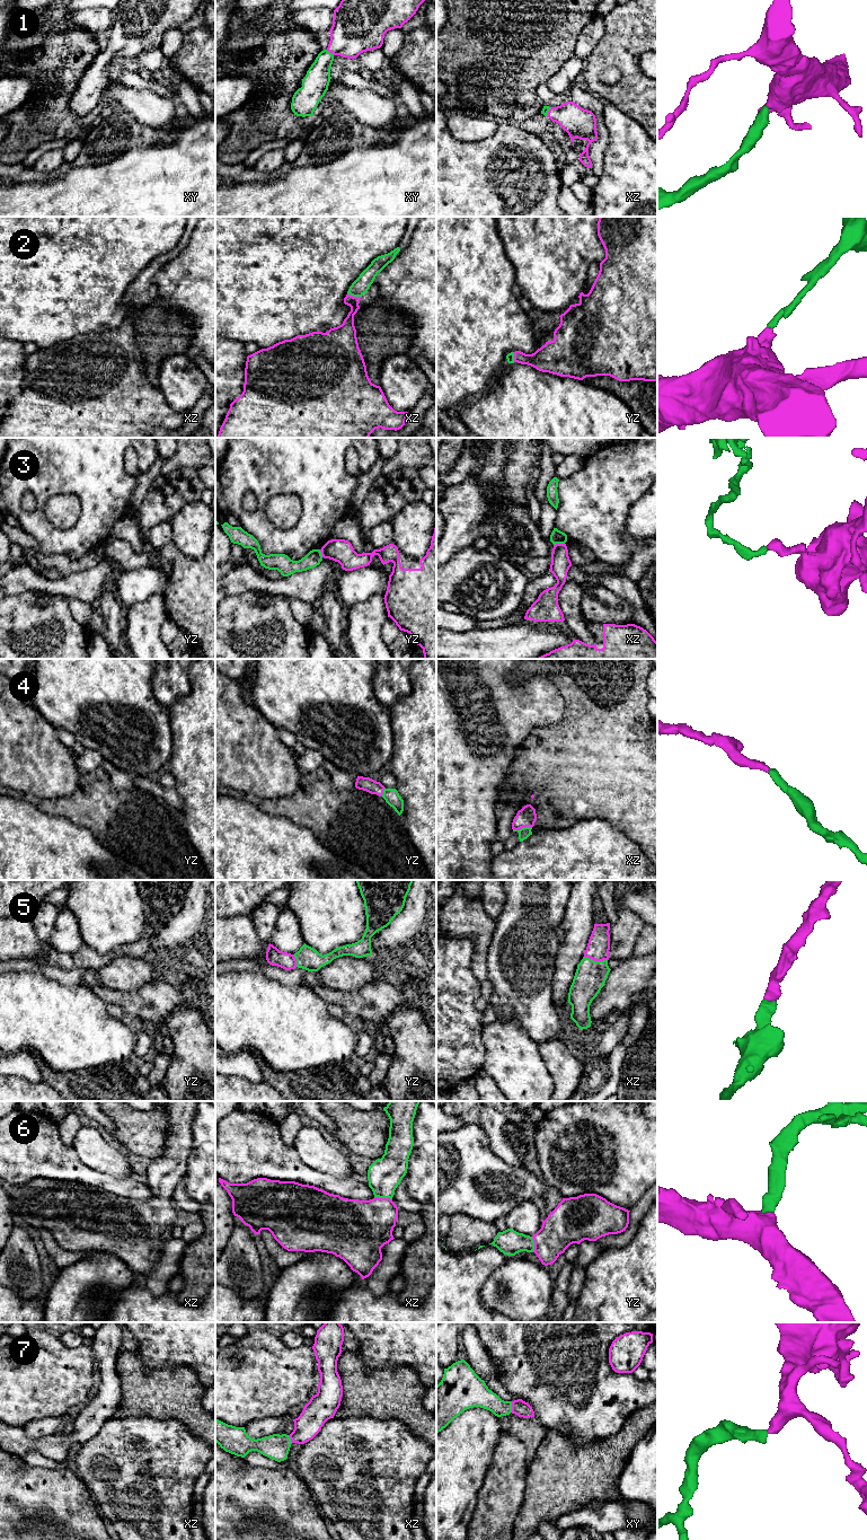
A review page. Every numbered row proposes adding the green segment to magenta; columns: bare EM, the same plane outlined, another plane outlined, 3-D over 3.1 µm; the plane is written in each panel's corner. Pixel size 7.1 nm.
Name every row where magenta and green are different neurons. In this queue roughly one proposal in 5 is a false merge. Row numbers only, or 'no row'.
3

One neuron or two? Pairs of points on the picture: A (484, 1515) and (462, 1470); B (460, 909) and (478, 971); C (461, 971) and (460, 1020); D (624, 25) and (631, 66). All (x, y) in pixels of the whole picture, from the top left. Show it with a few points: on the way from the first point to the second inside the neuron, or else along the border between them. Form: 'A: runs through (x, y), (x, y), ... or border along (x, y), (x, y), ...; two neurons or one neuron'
A: border along (486, 1475), (477, 1494), (477, 1504), (469, 1525); two neurons
B: runs through (475, 925), (480, 934), (480, 956); one neuron
C: runs through (461, 984), (461, 1008); one neuron
D: runs through (624, 35), (625, 55); one neuron

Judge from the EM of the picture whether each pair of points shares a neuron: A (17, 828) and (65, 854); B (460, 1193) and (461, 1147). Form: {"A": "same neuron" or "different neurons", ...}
{"A": "same neuron", "B": "same neuron"}

